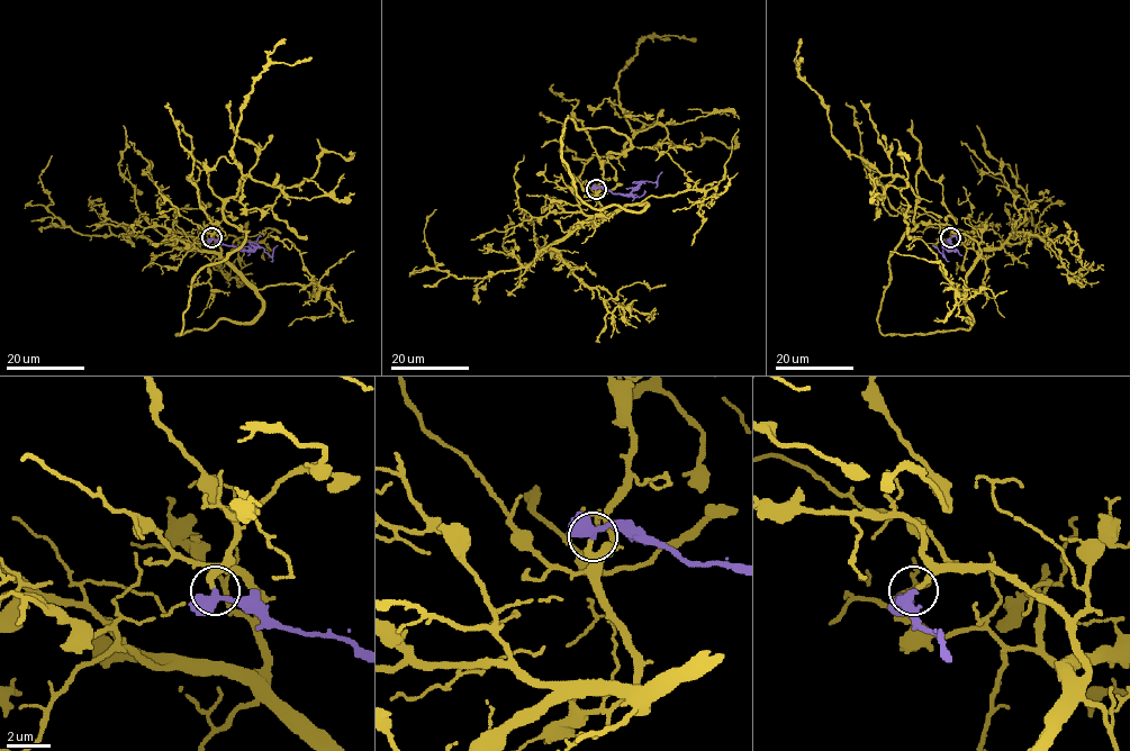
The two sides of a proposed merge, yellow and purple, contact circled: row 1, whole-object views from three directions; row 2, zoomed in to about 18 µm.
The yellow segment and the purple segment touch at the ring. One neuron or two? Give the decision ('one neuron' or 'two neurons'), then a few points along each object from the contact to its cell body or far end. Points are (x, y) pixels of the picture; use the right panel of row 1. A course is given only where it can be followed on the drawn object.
one neuron; yellow runs (950, 237), (981, 252), (966, 278), (969, 327), (884, 334), (888, 259), (918, 197), (831, 133), (801, 56); purple runs (950, 238), (955, 249), (942, 247), (943, 256), (932, 245)

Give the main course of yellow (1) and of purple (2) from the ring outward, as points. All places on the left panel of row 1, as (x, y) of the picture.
1: (211, 237), (263, 309), (177, 334), (192, 278), (244, 240), (223, 206), (249, 175), (245, 97), (312, 56)
2: (211, 238), (228, 246), (255, 250), (260, 247), (271, 256), (278, 245)

